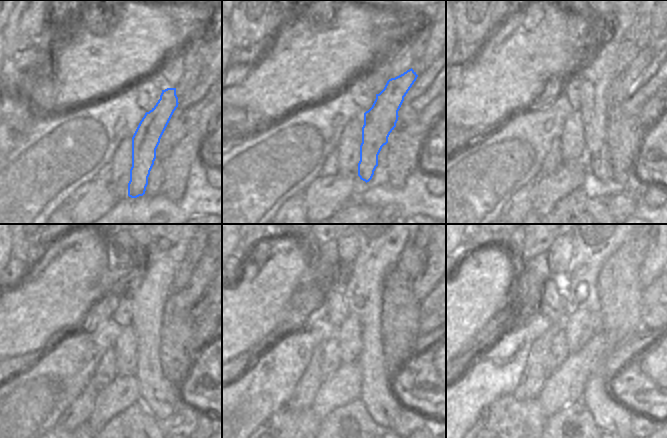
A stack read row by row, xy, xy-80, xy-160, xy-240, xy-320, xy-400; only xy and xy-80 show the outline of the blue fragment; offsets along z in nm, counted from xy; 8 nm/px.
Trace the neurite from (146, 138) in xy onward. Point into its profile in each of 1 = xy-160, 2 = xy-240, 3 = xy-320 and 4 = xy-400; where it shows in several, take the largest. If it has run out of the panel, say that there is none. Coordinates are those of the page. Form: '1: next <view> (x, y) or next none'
1: next xy-160 (622, 84)
2: next xy-240 (183, 299)
3: next xy-320 (422, 284)
4: next xy-400 (649, 270)

